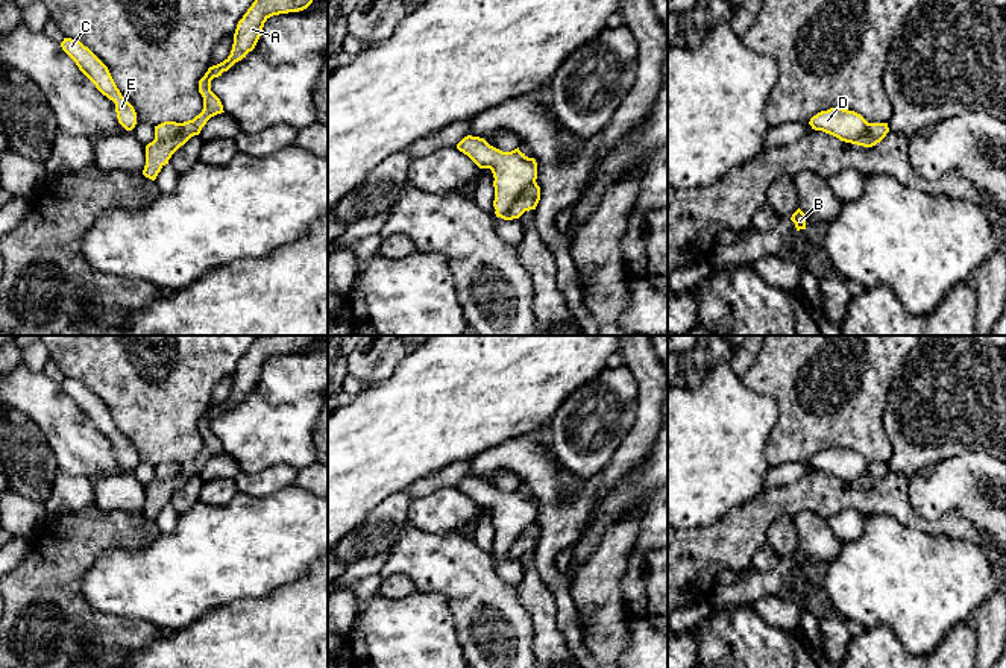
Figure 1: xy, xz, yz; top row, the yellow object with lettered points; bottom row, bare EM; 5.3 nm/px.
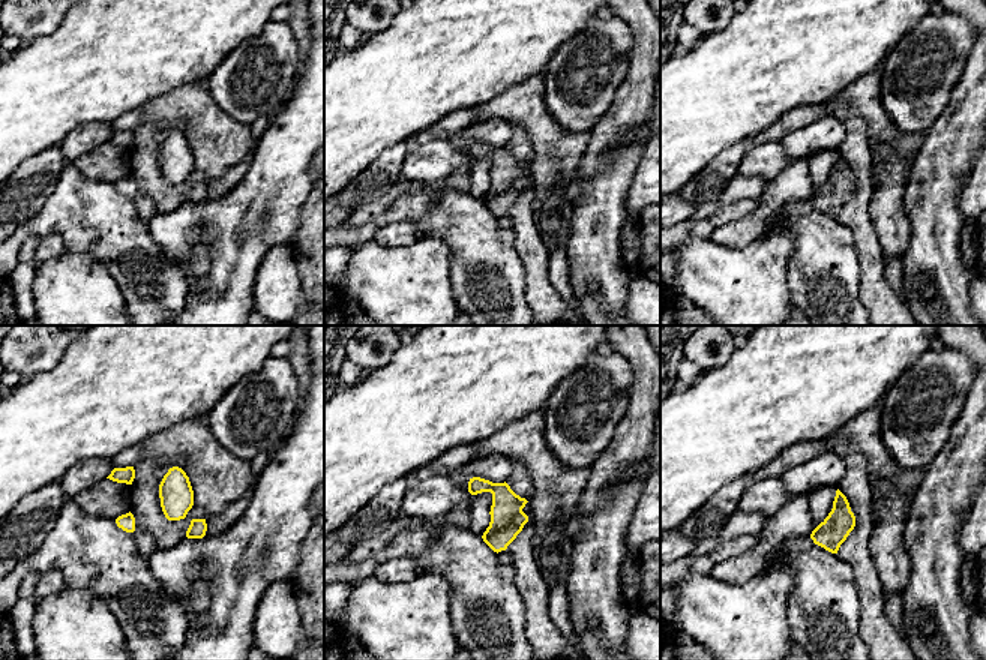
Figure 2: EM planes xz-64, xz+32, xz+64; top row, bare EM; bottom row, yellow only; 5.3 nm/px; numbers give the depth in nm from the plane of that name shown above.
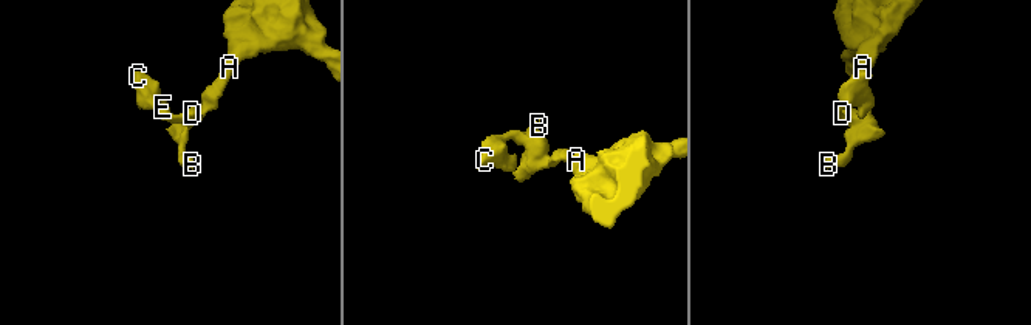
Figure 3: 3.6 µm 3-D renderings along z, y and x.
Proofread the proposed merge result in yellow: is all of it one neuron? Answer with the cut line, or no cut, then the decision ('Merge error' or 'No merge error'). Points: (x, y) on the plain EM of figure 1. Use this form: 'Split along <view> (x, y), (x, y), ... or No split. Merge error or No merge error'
Split along xz (534, 521), (506, 550), (496, 550). Merge error

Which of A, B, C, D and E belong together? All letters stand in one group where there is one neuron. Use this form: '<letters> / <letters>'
A B / C D E

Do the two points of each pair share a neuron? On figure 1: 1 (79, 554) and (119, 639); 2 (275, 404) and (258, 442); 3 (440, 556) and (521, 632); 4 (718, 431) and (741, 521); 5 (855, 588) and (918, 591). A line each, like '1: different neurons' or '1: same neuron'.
1: same neuron
2: same neuron
3: same neuron
4: different neurons
5: same neuron

